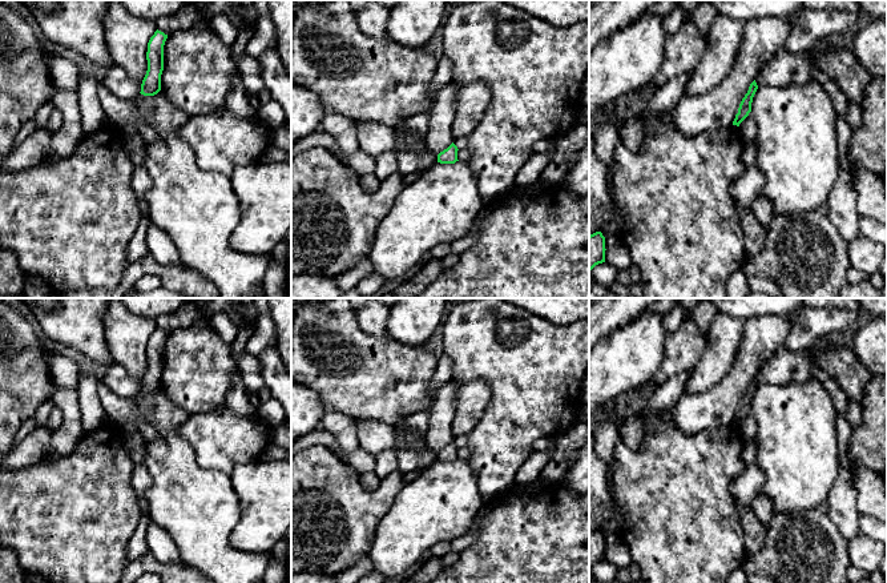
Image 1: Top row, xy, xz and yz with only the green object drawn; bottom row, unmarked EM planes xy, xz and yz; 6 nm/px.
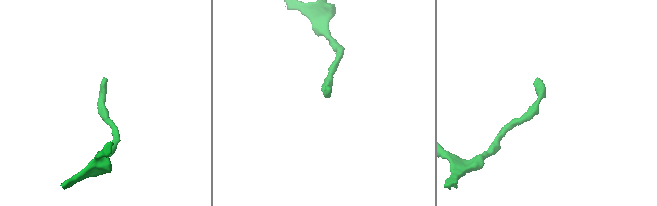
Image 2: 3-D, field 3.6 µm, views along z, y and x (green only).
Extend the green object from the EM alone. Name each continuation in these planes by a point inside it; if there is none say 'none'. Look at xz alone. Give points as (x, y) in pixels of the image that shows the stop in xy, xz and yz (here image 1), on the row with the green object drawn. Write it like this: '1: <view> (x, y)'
none

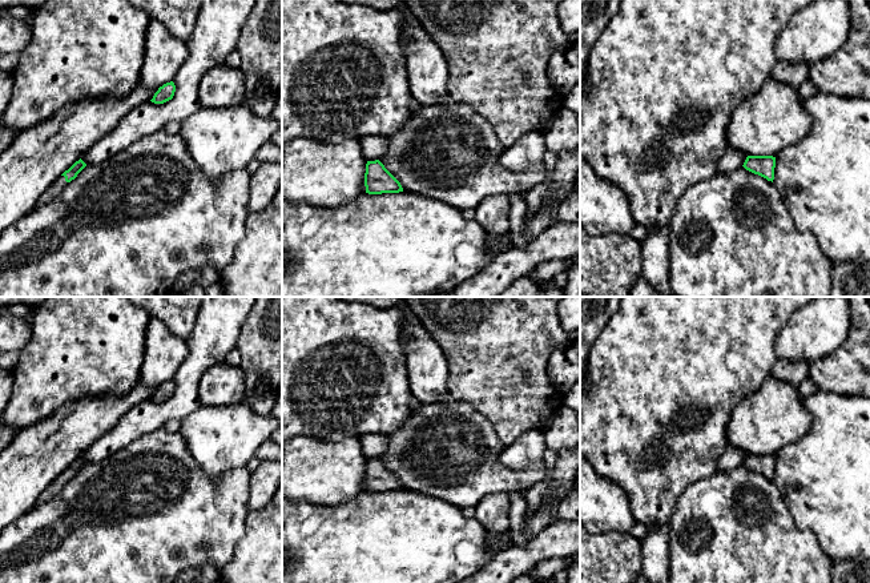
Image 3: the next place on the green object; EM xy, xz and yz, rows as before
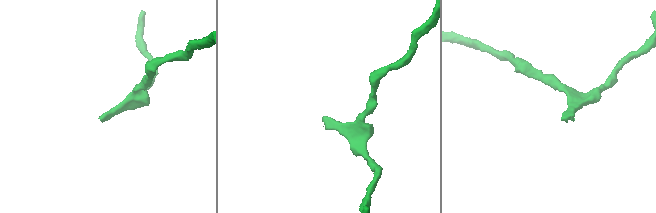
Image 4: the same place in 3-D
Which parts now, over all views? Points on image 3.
1: xy (60, 184)

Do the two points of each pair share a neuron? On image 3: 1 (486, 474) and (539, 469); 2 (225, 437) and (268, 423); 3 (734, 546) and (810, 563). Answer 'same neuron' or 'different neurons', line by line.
1: same neuron
2: same neuron
3: same neuron

